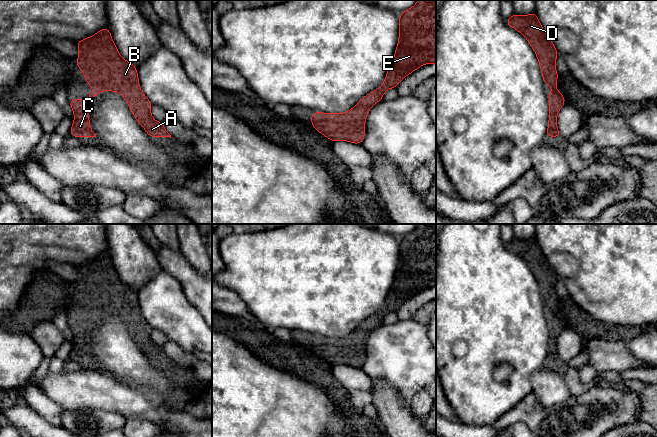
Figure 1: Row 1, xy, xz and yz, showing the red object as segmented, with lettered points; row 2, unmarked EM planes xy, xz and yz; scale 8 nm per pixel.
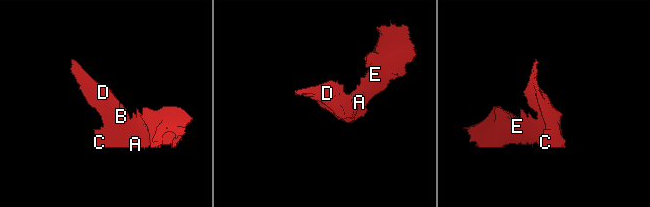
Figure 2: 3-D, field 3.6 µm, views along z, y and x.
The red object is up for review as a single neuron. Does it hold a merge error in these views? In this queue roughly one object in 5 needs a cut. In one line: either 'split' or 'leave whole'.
leave whole

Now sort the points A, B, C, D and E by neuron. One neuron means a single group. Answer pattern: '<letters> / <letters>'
A B C D E

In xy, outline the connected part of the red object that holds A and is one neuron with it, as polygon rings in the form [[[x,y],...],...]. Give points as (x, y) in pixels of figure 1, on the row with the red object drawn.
[[[102,28],[93,36],[75,43],[79,49],[76,65],[94,91],[89,94],[87,100],[69,99],[74,114],[69,132],[71,136],[96,137],[90,127],[87,101],[101,91],[113,91],[124,97],[133,116],[149,137],[171,138],[163,122],[152,117],[152,103],[140,88],[137,67],[121,57],[108,28]]]

